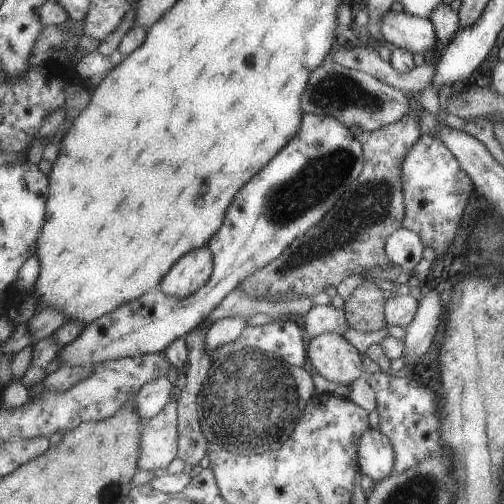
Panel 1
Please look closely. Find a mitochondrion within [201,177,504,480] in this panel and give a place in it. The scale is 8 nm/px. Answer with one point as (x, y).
(238, 454)

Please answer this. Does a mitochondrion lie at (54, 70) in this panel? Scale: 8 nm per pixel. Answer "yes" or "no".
yes

